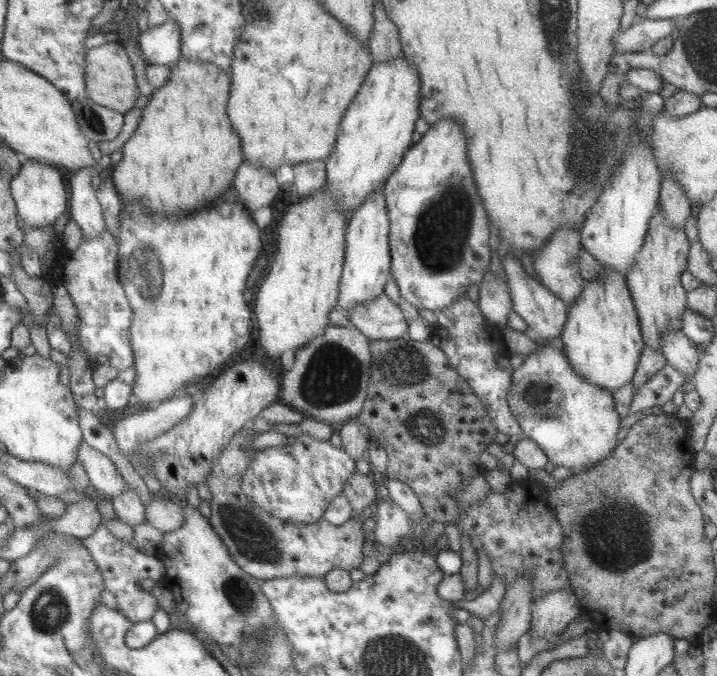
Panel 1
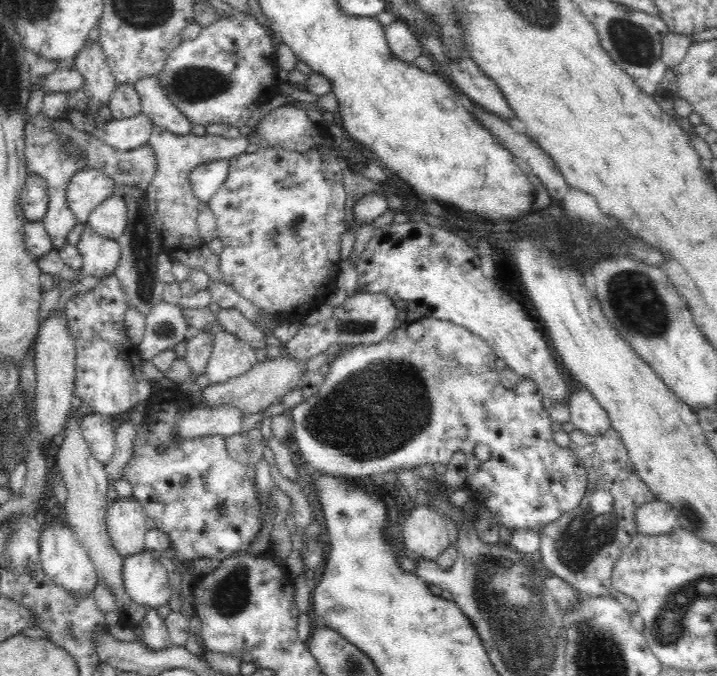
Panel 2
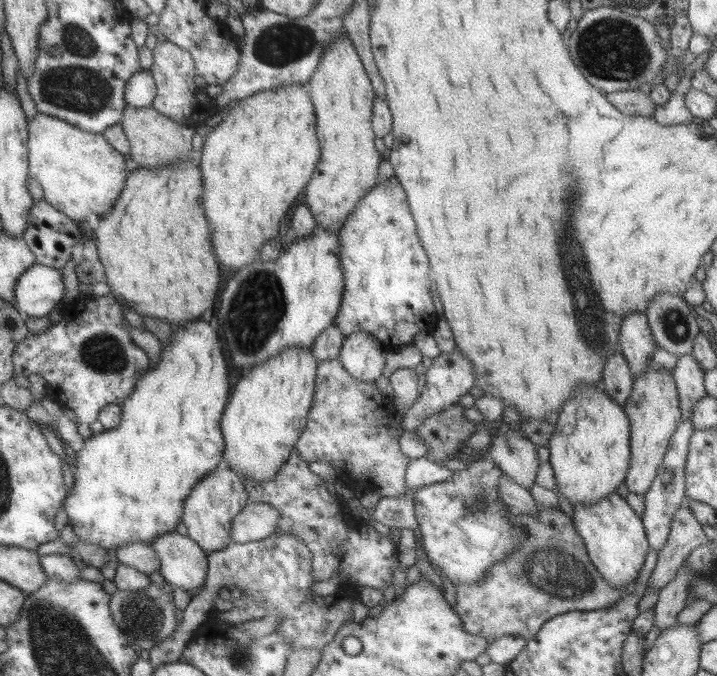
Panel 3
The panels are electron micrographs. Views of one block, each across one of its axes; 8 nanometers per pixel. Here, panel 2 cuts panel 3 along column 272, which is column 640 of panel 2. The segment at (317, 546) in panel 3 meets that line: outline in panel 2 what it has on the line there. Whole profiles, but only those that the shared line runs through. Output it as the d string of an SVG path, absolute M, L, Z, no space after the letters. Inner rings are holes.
M610 428L604 435L591 436L575 429L569 438L568 448L580 458L588 473L586 492L574 510L539 530L541 562L554 576L572 585L576 595L583 598L613 596L631 614L638 610L638 603L612 586L612 570L620 553L638 533L636 510L656 500L656 495L636 473L616 430Z

